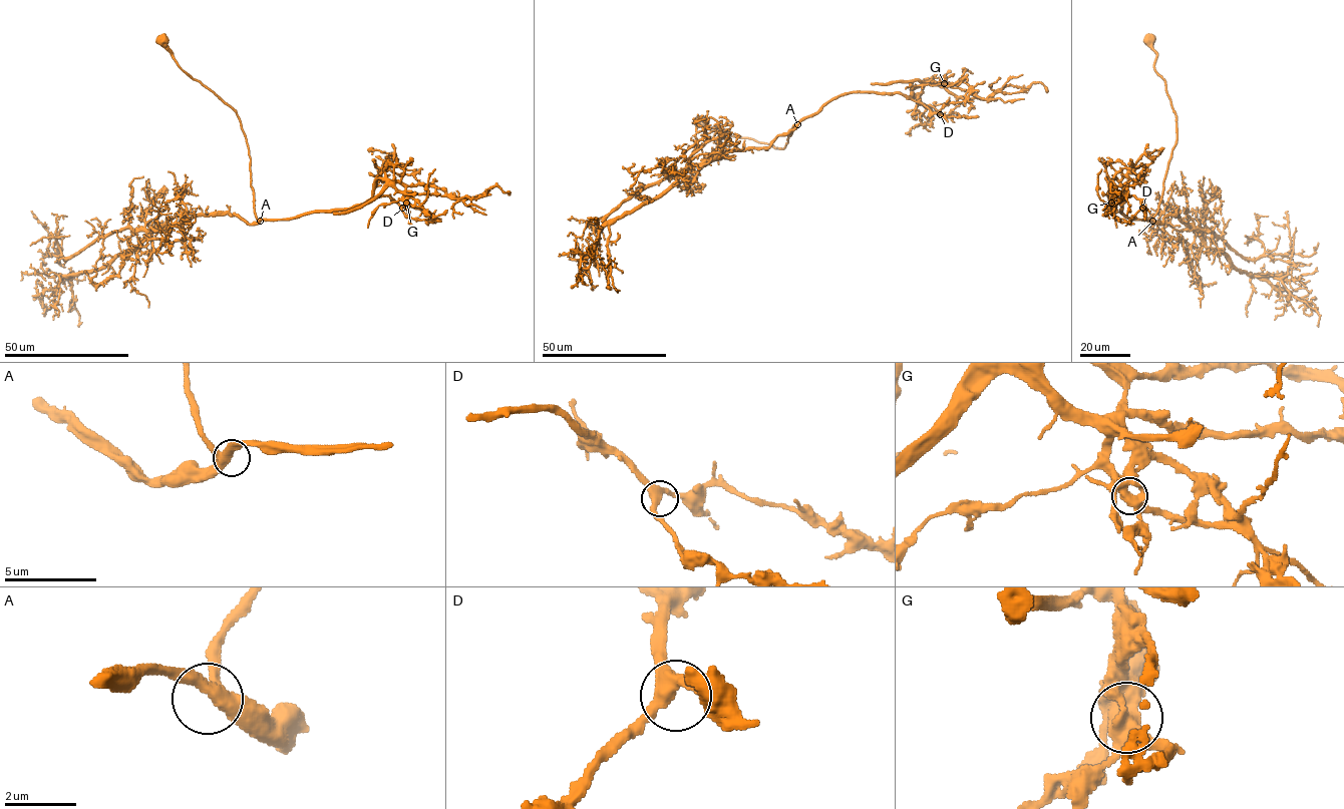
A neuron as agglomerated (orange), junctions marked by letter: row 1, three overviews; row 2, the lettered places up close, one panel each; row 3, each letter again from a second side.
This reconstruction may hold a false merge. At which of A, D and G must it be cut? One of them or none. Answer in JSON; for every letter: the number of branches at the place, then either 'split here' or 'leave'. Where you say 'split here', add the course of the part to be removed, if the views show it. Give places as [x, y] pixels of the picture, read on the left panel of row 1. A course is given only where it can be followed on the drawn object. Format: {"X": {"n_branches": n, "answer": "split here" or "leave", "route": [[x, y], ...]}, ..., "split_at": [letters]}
{"A": {"n_branches": 3, "answer": "leave"}, "D": {"n_branches": 3, "answer": "leave"}, "G": {"n_branches": 3, "answer": "split here", "route": [[406, 203], [403, 194], [387, 182], [382, 167], [397, 173], [412, 173], [426, 188]]}, "split_at": ["G"]}

